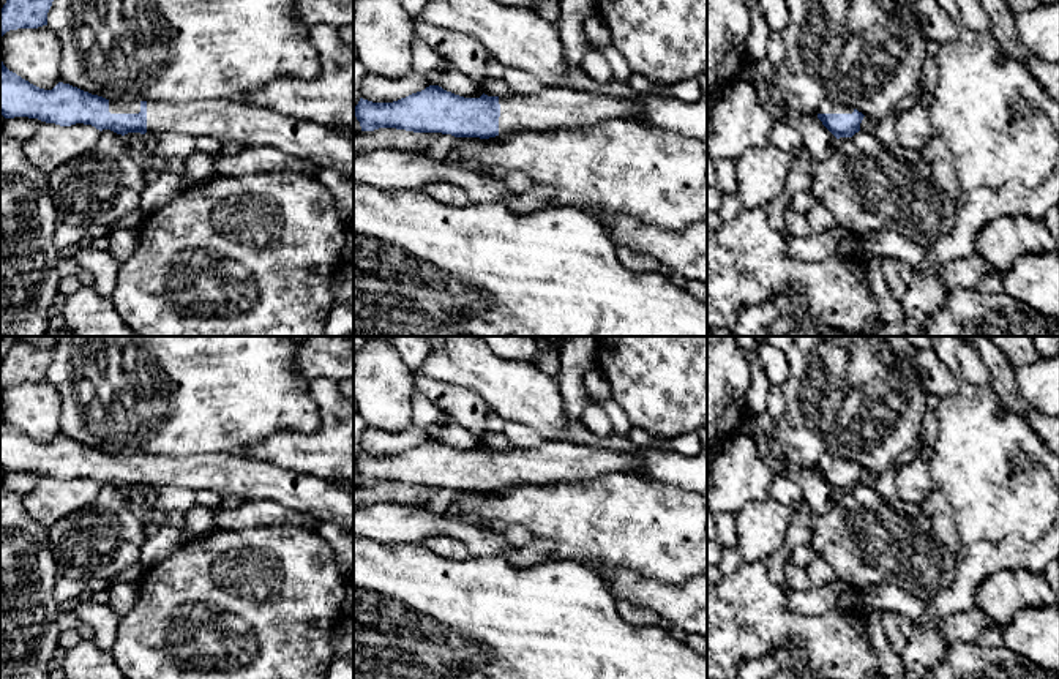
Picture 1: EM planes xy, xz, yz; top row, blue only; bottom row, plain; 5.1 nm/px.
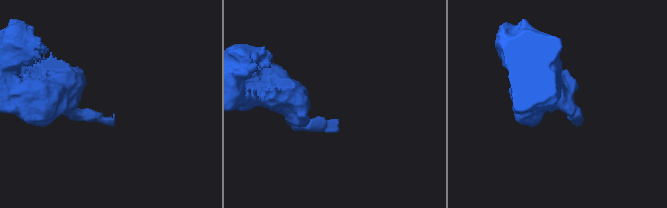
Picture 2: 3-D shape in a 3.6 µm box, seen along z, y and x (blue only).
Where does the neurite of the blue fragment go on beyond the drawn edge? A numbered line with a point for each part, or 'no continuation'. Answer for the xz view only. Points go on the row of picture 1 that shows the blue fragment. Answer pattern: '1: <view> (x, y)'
1: xz (551, 108)

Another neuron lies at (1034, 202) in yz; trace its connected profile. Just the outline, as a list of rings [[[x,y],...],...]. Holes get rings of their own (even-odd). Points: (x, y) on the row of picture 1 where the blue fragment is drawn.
[[[1059,158],[1054,172],[1038,186],[1029,188],[1018,180],[1012,180],[999,189],[986,186],[963,193],[956,201],[955,227],[942,238],[926,248],[926,254],[919,265],[914,267],[914,279],[900,298],[904,319],[901,322],[903,336],[923,336],[926,321],[941,309],[947,300],[950,289],[941,283],[941,268],[953,261],[975,254],[975,240],[980,231],[994,218],[1024,215],[1042,221],[1043,216],[1059,204]]]

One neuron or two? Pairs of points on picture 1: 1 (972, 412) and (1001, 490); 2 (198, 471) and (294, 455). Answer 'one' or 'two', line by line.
1: one
2: two

